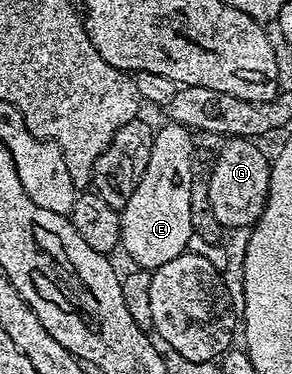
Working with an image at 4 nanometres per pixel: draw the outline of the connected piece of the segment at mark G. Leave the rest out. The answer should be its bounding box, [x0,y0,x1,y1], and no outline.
[207,137,271,231]

